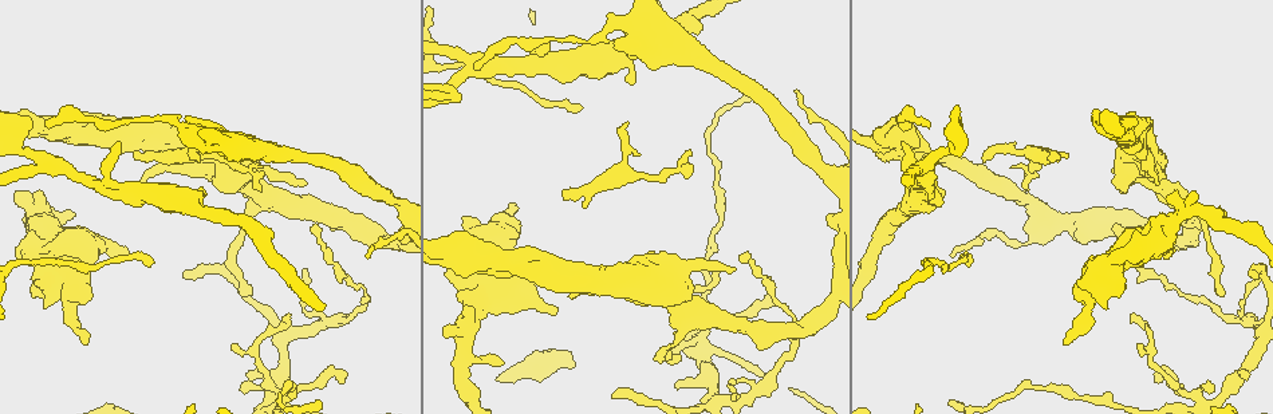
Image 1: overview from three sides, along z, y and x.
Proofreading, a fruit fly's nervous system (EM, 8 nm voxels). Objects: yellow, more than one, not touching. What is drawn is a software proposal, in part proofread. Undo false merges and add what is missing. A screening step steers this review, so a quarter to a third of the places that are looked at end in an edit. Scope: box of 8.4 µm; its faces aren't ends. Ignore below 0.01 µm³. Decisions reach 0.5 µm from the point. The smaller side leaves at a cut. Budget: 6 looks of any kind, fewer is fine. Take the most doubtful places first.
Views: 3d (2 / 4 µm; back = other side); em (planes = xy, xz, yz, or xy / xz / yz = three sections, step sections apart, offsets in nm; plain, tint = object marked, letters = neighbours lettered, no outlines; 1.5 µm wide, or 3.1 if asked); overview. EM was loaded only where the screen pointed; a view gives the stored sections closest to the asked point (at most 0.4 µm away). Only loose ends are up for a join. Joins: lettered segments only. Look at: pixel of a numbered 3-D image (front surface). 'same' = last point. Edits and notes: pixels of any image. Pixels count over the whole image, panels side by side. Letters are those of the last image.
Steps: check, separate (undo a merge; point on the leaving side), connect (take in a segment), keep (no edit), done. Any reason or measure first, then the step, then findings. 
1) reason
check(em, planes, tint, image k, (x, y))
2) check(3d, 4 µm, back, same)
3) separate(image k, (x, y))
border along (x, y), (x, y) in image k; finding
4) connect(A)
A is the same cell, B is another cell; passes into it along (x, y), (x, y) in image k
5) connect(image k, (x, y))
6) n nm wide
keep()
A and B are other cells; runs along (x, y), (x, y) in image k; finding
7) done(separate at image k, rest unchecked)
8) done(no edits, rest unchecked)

free end
check(3d, 2 µm, image 1, (514, 206))

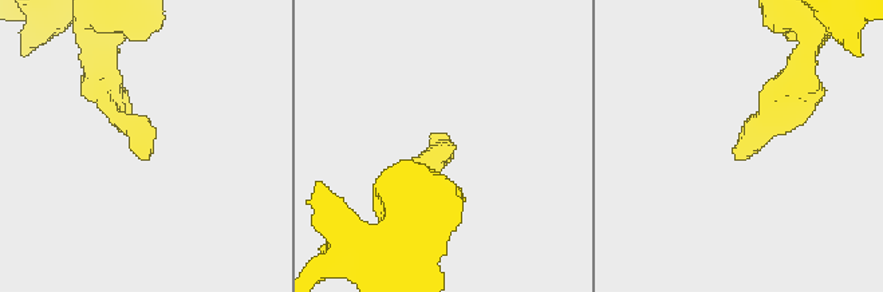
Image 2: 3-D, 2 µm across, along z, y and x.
check(em, planes, letters, image 2, (144, 159))

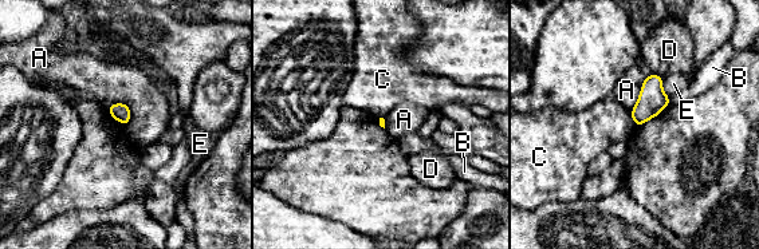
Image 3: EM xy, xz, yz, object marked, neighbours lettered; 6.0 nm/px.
keep()
A, B, C, D and E are other cells; border along (107, 107), (125, 103), (129, 122) in image 3; none of them fits

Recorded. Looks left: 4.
check(em, xz, step 8, letters, image 1, (1218, 295))

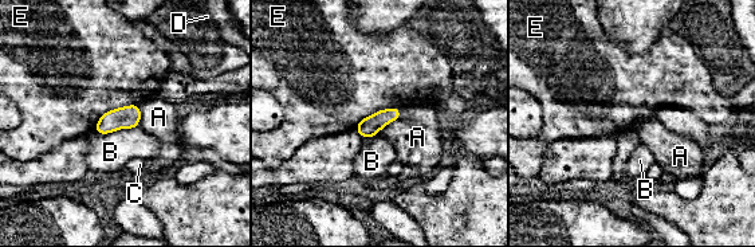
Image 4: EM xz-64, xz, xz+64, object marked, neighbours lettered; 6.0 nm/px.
keep()
A, B, C, D and E are other cells; border along (137, 104), (109, 109), (93, 129) in image 4; no lettered segment goes on from it

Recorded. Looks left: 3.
check(em, planes, plain, image 1, (629, 81))

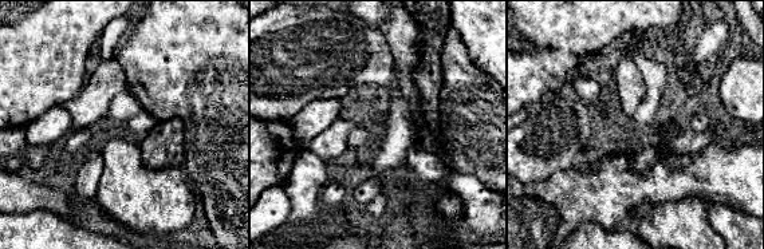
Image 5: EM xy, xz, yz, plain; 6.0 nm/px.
check(em, planes, letters, same)

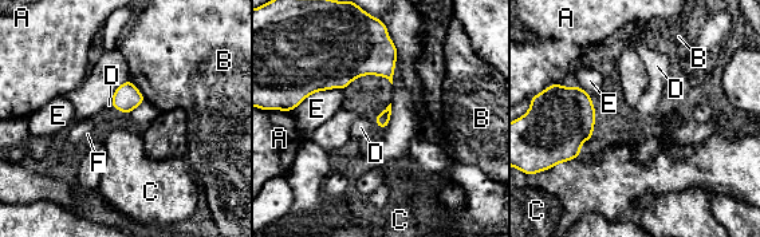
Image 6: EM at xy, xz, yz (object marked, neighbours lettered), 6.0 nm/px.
keep()
A, B, C, D, E and F are other cells; border along (374, 122), (382, 129) in image 6; none of them fits

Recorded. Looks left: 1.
done(no edits, rest unchecked)

